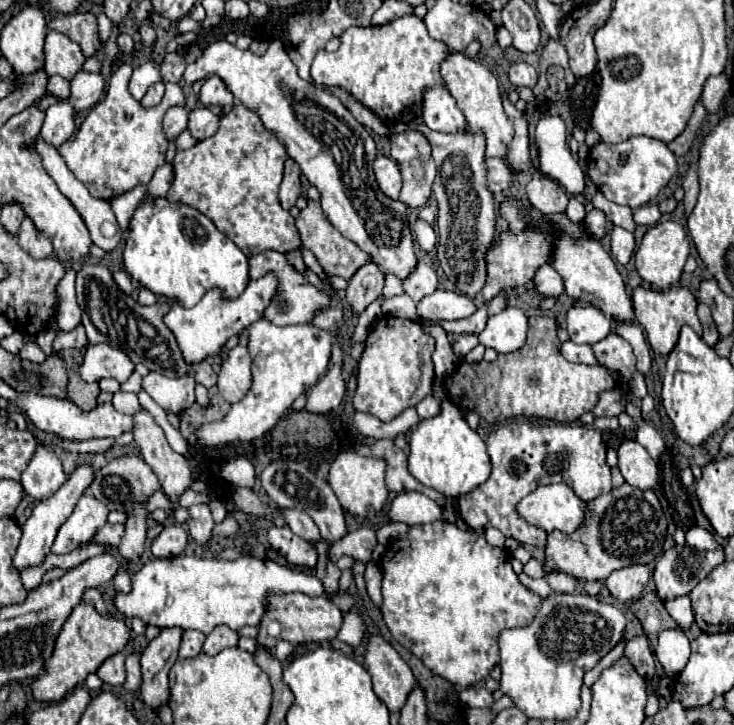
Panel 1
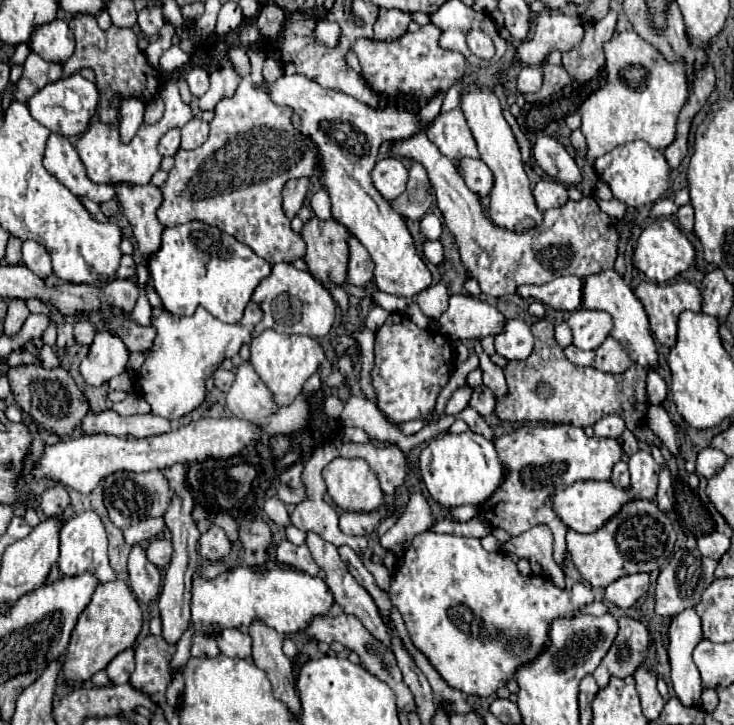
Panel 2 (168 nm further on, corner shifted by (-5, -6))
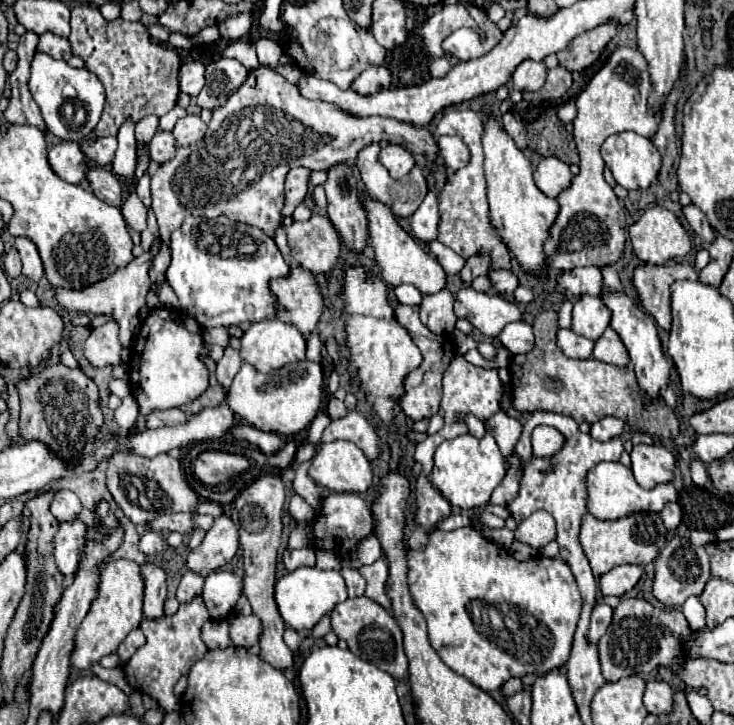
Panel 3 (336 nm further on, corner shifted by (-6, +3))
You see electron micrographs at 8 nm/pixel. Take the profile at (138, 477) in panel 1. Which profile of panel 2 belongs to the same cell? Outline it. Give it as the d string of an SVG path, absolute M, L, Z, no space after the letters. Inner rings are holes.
M149 470L141 474L115 472L103 480L103 498L105 498L105 508L109 512L111 522L117 528L127 528L129 524L137 524L145 518L163 516L171 498L171 488L161 470Z

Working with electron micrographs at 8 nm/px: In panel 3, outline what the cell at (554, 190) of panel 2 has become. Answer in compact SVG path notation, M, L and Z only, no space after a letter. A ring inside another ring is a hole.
M554 155L542 157L542 161L534 171L534 183L544 195L558 197L564 189L570 187L572 171L564 161L560 161Z

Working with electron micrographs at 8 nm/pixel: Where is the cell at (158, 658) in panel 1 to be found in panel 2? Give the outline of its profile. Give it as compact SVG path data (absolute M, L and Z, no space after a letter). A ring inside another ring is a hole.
M173 464L171 468L165 468L163 470L165 478L169 480L169 488L173 490L173 496L171 496L171 502L169 502L169 508L163 516L169 532L171 532L171 540L173 540L173 560L167 568L167 574L165 574L165 582L163 582L163 590L161 590L161 596L159 596L159 616L161 616L161 624L163 624L163 638L165 642L169 642L171 646L175 646L181 636L185 634L185 630L191 626L191 610L189 610L189 604L191 604L191 580L193 580L193 574L197 570L197 540L199 540L199 530L195 528L195 522L193 522L193 508L195 508L195 500L193 500L193 494L191 494L191 488L187 484L187 472L185 472L185 466L183 464Z

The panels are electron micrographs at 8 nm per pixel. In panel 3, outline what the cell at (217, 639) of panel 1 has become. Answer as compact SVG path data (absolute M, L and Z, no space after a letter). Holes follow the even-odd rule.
M254 613L248 617L238 615L230 623L230 639L238 647L246 647L246 649L254 647L260 641L260 635L262 635L262 623Z

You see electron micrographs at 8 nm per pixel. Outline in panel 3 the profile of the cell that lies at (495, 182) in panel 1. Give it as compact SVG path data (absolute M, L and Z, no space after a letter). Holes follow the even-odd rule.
M436 137L436 145L450 171L462 169L470 161L470 151L460 137Z

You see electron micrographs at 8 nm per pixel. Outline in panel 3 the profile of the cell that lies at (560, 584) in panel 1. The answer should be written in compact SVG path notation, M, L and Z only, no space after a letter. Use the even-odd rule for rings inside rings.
M546 511L532 513L516 529L516 539L522 543L528 543L534 549L546 547L554 537L556 537L556 523L554 523L554 517Z

